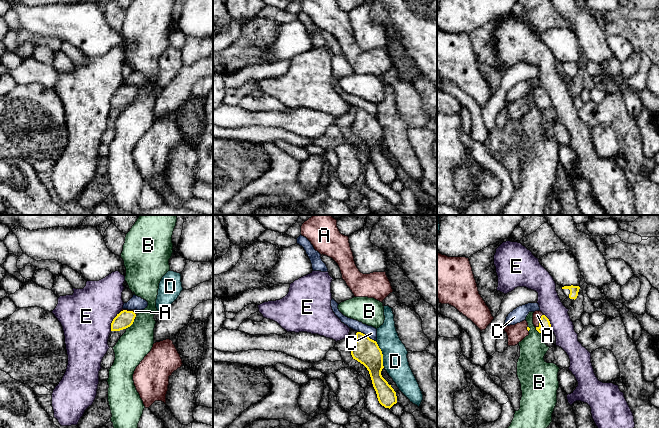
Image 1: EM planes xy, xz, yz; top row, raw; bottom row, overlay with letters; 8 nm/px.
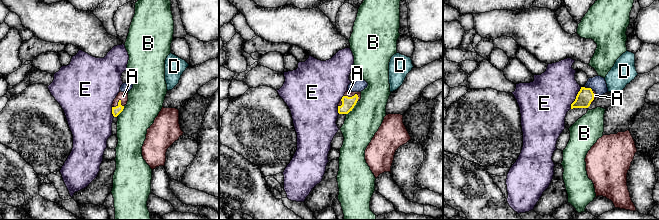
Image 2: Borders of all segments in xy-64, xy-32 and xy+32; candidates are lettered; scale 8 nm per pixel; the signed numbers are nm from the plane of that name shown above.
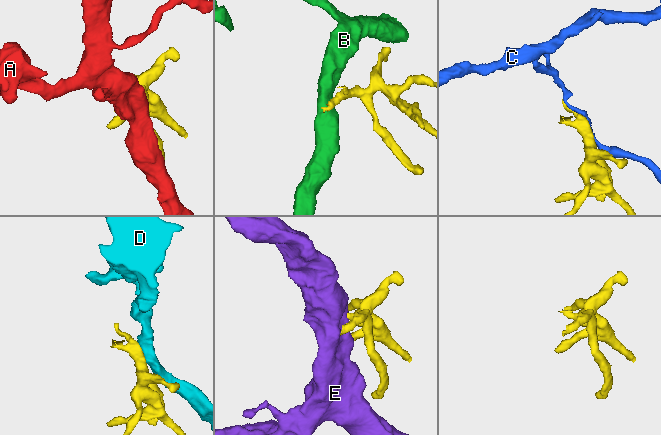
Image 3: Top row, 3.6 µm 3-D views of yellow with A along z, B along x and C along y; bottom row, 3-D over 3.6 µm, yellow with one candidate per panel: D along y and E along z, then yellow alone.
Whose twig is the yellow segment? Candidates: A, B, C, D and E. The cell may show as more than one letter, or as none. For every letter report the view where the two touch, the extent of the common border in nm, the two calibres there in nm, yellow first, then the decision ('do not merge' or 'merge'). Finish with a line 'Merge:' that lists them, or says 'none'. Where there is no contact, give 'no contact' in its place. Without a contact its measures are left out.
A: yz | 130 nm | 100/70 nm | merge
B: xy | 100 nm | 140/240 nm | do not merge
C: xz | 170 nm | 200/90 nm | do not merge
D: xz | 220 nm | 200/200 nm | do not merge
E: xy | 160 nm | 140/420 nm | do not merge
Merge: A

